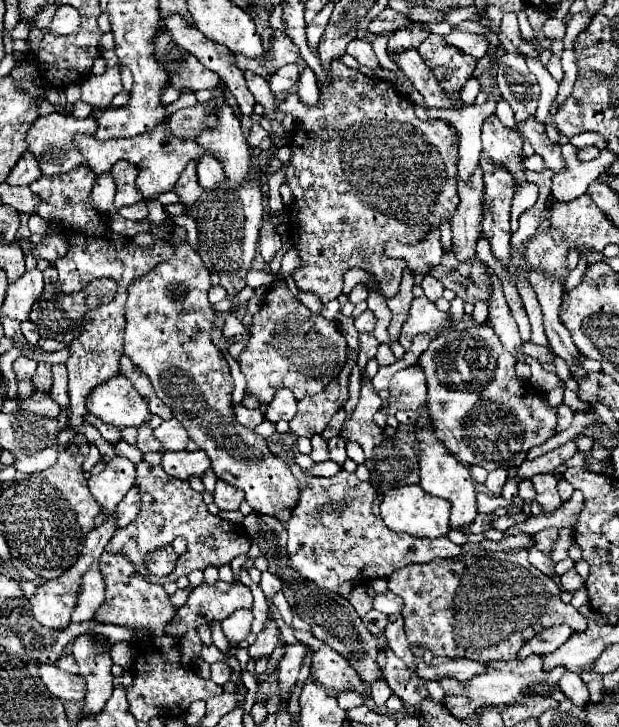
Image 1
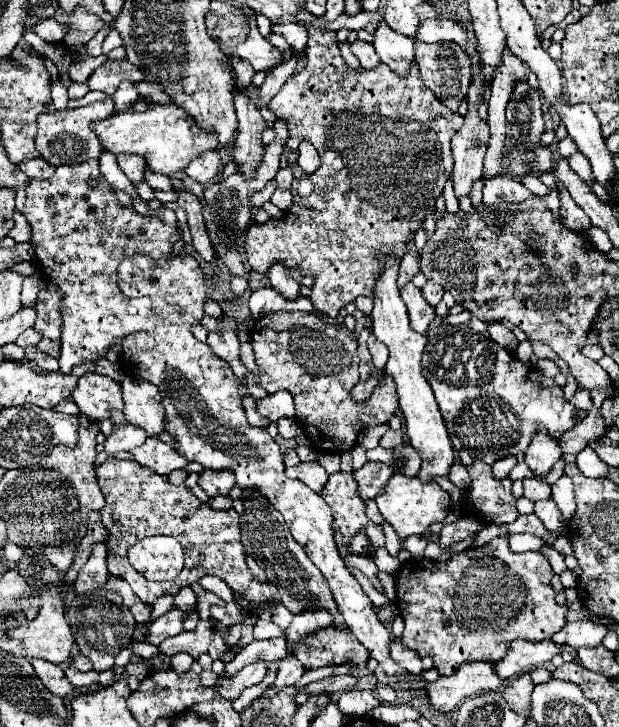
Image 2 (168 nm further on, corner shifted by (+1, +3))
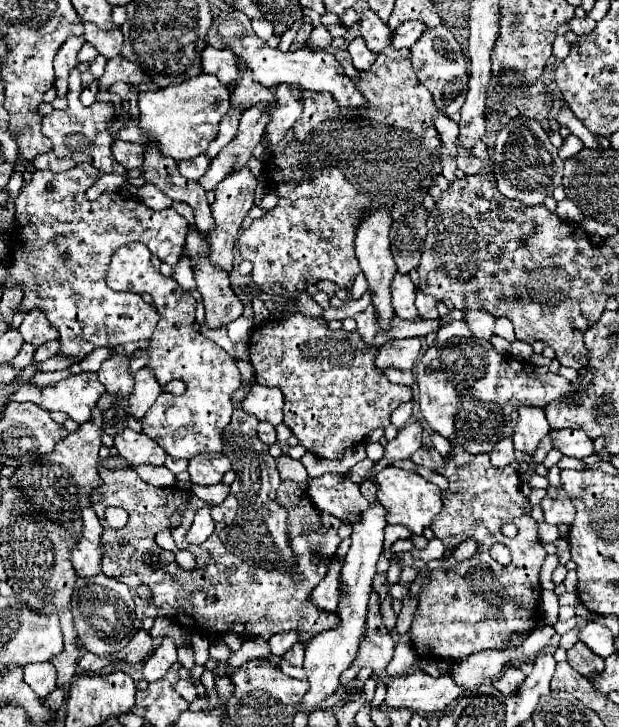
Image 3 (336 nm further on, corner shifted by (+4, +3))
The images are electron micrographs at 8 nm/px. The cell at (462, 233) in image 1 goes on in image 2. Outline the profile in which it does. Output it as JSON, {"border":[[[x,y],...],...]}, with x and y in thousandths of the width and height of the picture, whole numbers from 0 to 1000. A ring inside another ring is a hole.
{"border":[[[777,95],[767,98],[764,103],[764,114],[758,120],[754,128],[754,158],[751,158],[751,172],[745,175],[745,180],[738,180],[738,186],[732,186],[729,191],[729,205],[732,205],[732,216],[735,216],[735,232],[732,232],[732,254],[735,254],[735,268],[748,271],[761,265],[761,254],[764,249],[777,246],[777,235],[780,235],[780,219],[784,219],[784,202],[790,194],[790,172],[784,164],[777,164],[771,158],[774,142],[780,139],[784,125],[790,122],[790,114],[784,114],[784,100]]]}

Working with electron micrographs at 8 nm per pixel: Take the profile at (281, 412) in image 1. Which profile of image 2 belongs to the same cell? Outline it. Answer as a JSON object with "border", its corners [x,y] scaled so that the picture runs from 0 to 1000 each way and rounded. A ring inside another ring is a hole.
{"border":[[[447,538],[425,549],[415,549],[415,565],[435,579],[447,579],[454,574],[477,574],[473,546],[467,538]]]}

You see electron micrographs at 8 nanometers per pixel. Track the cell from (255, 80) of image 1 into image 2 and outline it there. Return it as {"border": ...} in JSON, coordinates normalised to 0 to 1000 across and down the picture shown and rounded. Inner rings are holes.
{"border":[[[383,78],[373,81],[373,89],[376,89],[380,100],[383,100],[380,120],[386,120],[386,122],[389,122],[389,120],[402,120],[402,117],[405,117],[405,106],[412,103],[409,92],[402,92],[402,87],[396,87],[393,81],[383,81]]]}

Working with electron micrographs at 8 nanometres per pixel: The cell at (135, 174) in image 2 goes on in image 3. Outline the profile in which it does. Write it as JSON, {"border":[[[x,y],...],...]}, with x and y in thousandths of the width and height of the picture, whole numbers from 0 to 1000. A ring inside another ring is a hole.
{"border":[[[191,191],[181,199],[181,213],[204,232],[220,232],[220,230],[229,230],[233,202],[229,199],[220,199],[220,197],[204,197],[204,194],[194,194]]]}

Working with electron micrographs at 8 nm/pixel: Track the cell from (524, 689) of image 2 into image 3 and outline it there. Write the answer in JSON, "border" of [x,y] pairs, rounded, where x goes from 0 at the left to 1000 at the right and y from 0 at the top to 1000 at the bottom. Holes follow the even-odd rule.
{"border":[[[817,920],[817,926],[814,926],[805,937],[798,937],[798,945],[801,945],[814,959],[822,959],[837,952],[837,946],[843,942],[847,934],[848,928],[840,920]]]}

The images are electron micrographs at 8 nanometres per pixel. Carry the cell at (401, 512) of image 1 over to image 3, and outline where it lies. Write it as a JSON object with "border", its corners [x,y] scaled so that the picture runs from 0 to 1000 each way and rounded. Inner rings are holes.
{"border":[[[624,642],[624,648],[611,651],[611,664],[614,664],[611,689],[627,700],[624,717],[633,719],[633,722],[653,722],[669,736],[682,736],[685,725],[698,722],[698,714],[714,700],[711,673],[701,664],[679,656],[675,651],[662,651],[662,648],[643,645],[643,642]]]}

